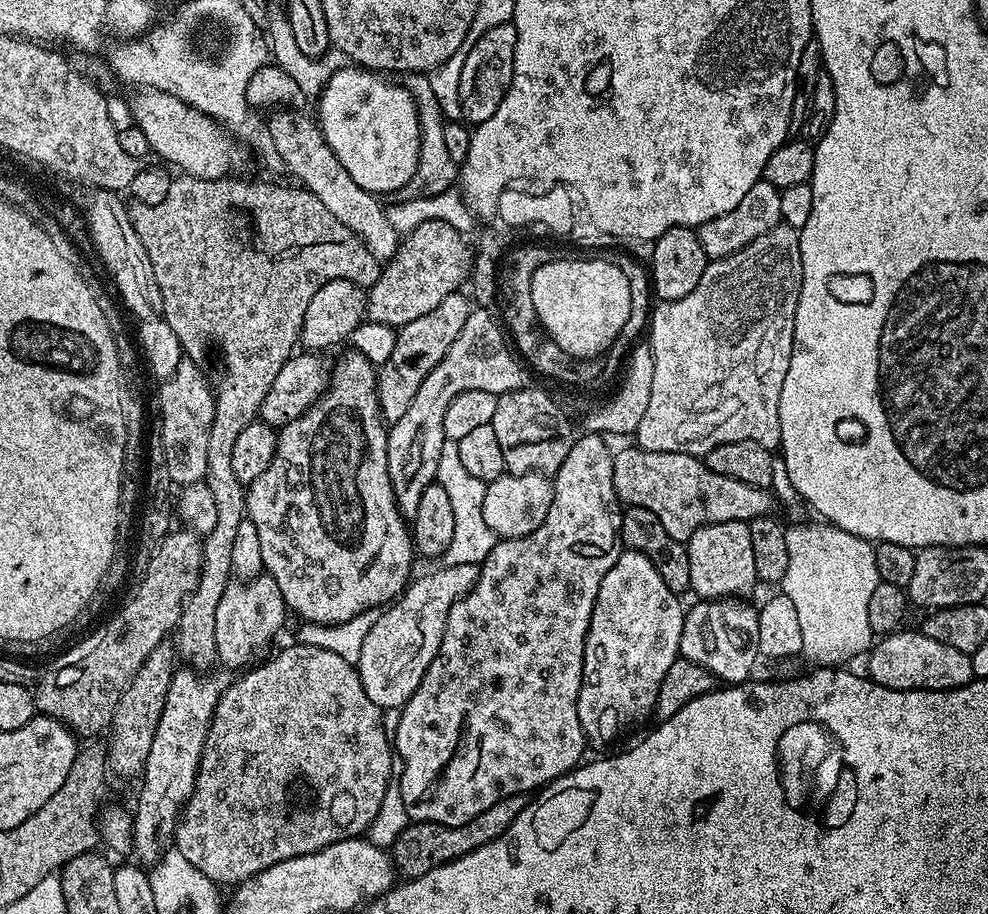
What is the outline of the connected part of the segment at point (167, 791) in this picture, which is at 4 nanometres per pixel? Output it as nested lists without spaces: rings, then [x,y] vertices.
[[[196,670],[188,671],[192,672],[173,671],[164,709],[150,742],[150,754],[142,769],[140,797],[131,813],[131,851],[137,856],[135,859],[144,866],[158,863],[173,843],[176,824],[196,785],[196,775],[200,769],[212,715],[218,706],[220,695],[228,689],[230,683],[229,673],[224,670],[220,670],[217,676],[208,676],[212,674],[201,674]]]

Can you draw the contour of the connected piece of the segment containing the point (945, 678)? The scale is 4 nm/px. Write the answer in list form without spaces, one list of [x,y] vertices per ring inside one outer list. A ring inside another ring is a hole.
[[[901,630],[879,637],[867,653],[868,679],[894,690],[922,690],[945,692],[966,686],[972,679],[972,657],[962,650],[954,650],[934,638],[926,638],[923,630]]]

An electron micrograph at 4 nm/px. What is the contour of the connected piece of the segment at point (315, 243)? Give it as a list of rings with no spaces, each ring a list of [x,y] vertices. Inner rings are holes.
[[[180,174],[173,179],[170,194],[166,194],[166,199],[158,202],[158,206],[135,202],[127,205],[134,234],[138,234],[142,246],[146,246],[146,254],[150,254],[150,266],[162,298],[162,319],[174,334],[178,334],[183,355],[189,360],[203,361],[209,340],[220,347],[220,356],[224,359],[224,377],[214,388],[214,422],[210,426],[210,446],[206,446],[206,483],[214,497],[218,522],[214,522],[214,530],[203,537],[201,574],[195,590],[184,602],[180,623],[174,632],[179,659],[189,660],[192,663],[189,665],[200,670],[211,669],[208,667],[217,663],[214,618],[218,601],[232,576],[230,554],[234,534],[246,519],[246,485],[234,478],[234,442],[250,422],[257,420],[262,398],[266,398],[274,378],[278,378],[278,370],[282,370],[297,351],[310,298],[314,298],[314,294],[331,280],[349,280],[361,286],[371,286],[380,277],[382,267],[381,261],[370,254],[367,246],[338,218],[334,218],[334,214],[330,214],[330,210],[326,210],[326,206],[322,206],[307,188],[283,188],[264,180],[236,179],[235,175],[207,180]]]

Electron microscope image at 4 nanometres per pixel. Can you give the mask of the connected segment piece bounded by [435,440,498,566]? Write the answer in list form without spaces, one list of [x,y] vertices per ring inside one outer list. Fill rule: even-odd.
[[[445,440],[442,446],[442,458],[438,458],[438,474],[435,483],[450,494],[450,507],[454,509],[454,538],[450,546],[444,551],[442,557],[443,566],[466,566],[475,564],[477,566],[484,563],[484,559],[494,550],[497,542],[497,534],[486,526],[486,518],[482,514],[482,502],[486,498],[487,483],[462,466],[462,458],[458,455],[458,446],[455,440]]]

